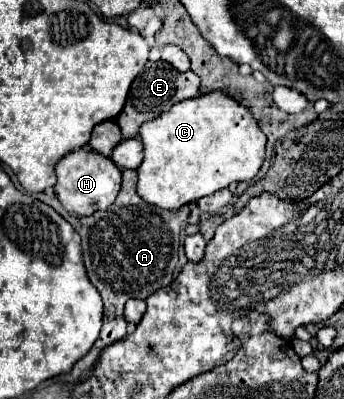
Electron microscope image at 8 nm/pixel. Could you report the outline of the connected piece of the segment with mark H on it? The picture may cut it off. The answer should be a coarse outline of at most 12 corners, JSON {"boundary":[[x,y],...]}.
{"boundary":[[89,147],[57,163],[55,193],[73,217],[115,203],[121,169]]}

